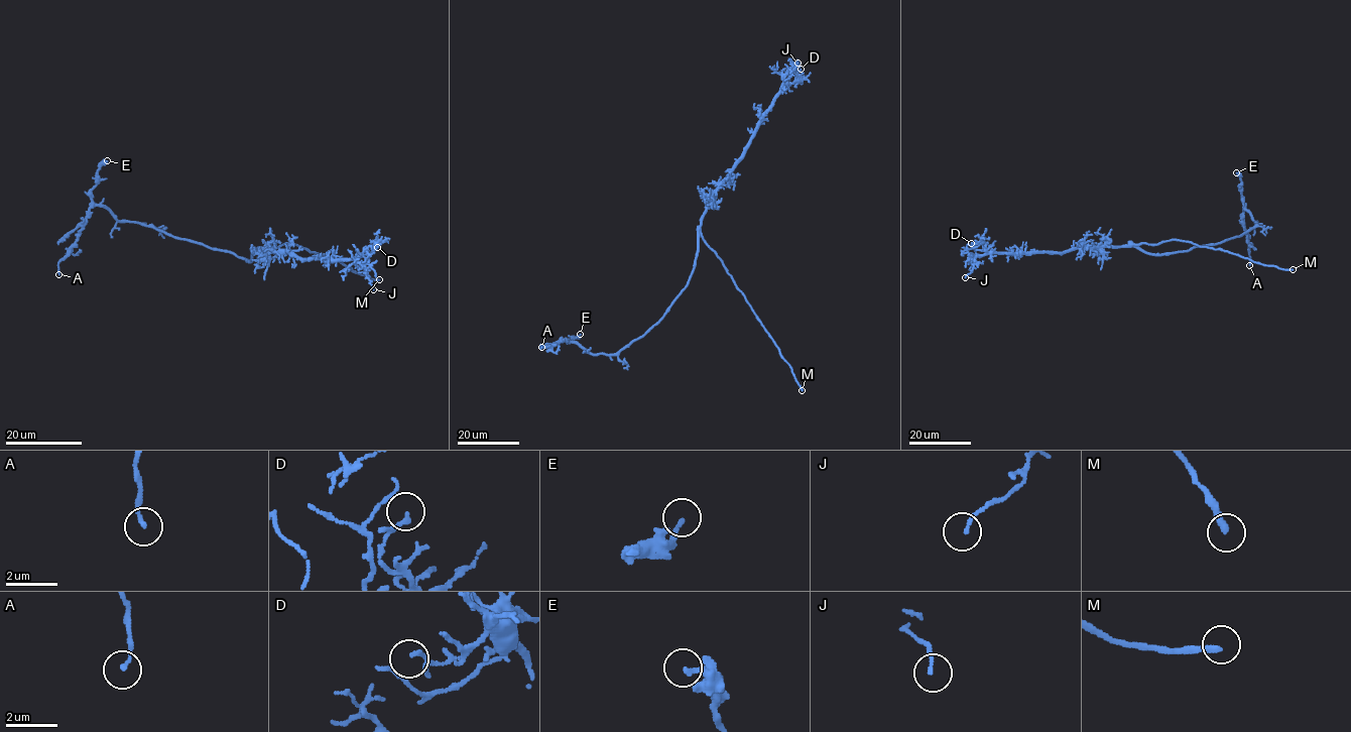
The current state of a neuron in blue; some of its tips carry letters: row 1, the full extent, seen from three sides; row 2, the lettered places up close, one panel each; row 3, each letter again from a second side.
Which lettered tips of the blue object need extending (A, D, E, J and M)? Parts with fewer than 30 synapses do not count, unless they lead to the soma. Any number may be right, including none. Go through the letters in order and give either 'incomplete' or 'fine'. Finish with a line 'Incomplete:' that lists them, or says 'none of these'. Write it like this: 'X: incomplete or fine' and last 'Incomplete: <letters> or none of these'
A: fine
D: fine
E: fine
J: fine
M: incomplete
Incomplete: M

